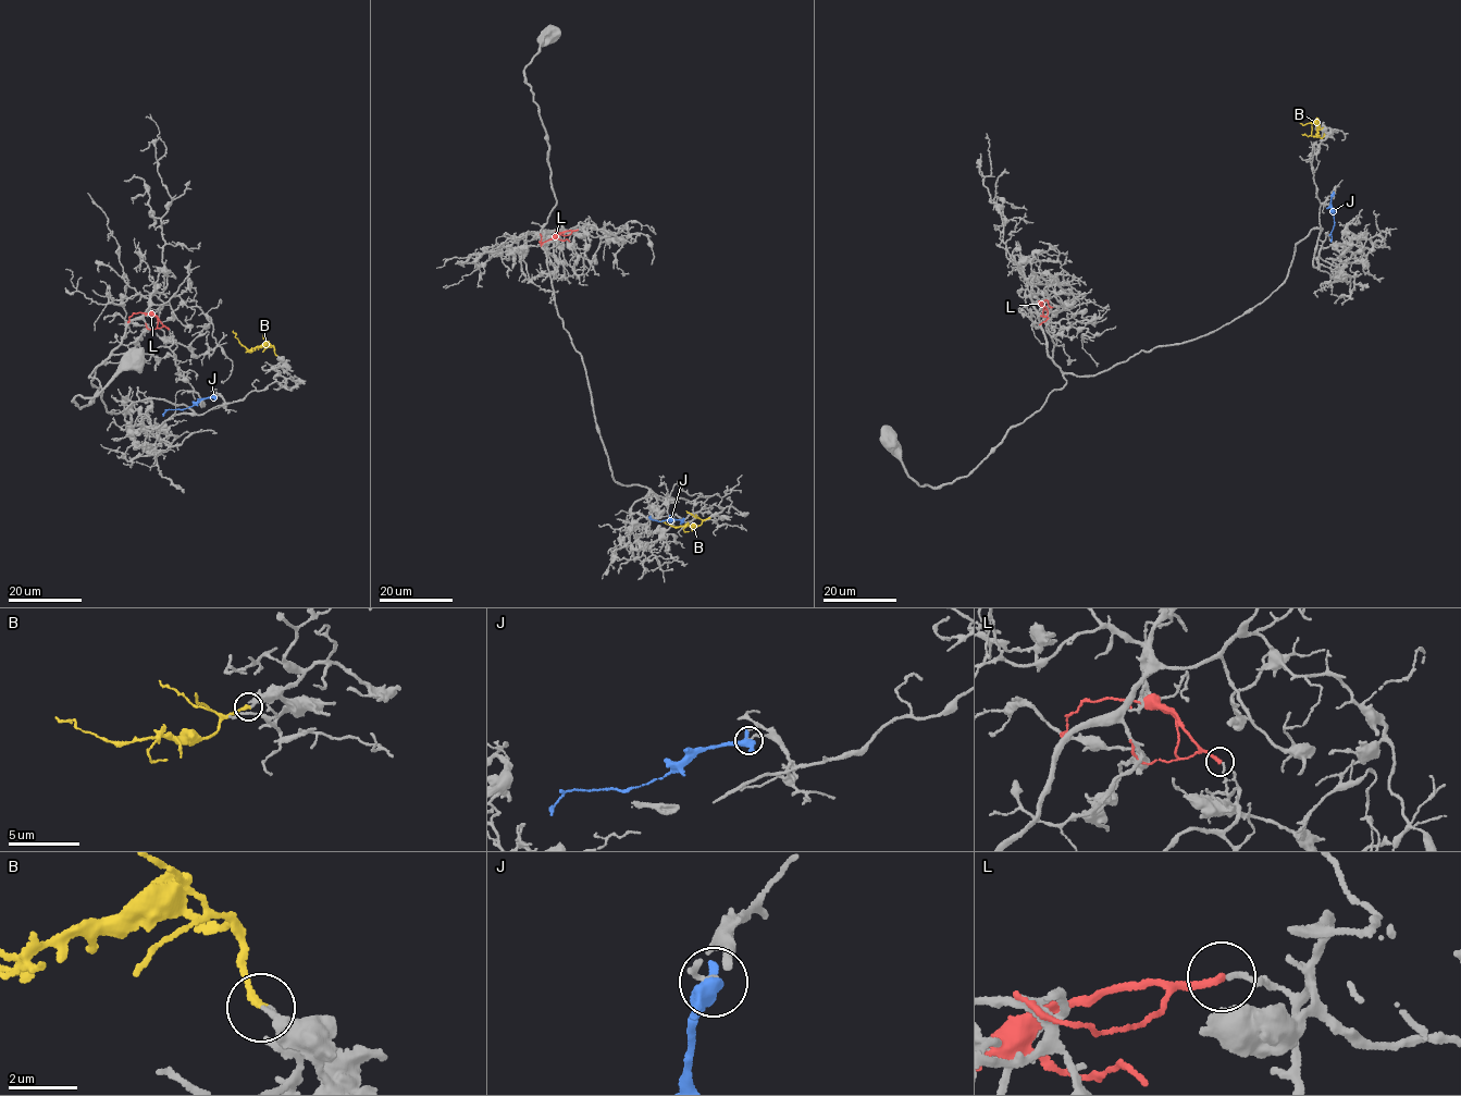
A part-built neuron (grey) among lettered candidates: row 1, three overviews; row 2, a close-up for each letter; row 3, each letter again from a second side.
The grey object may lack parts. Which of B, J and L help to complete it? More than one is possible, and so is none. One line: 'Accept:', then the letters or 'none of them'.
Accept: B

